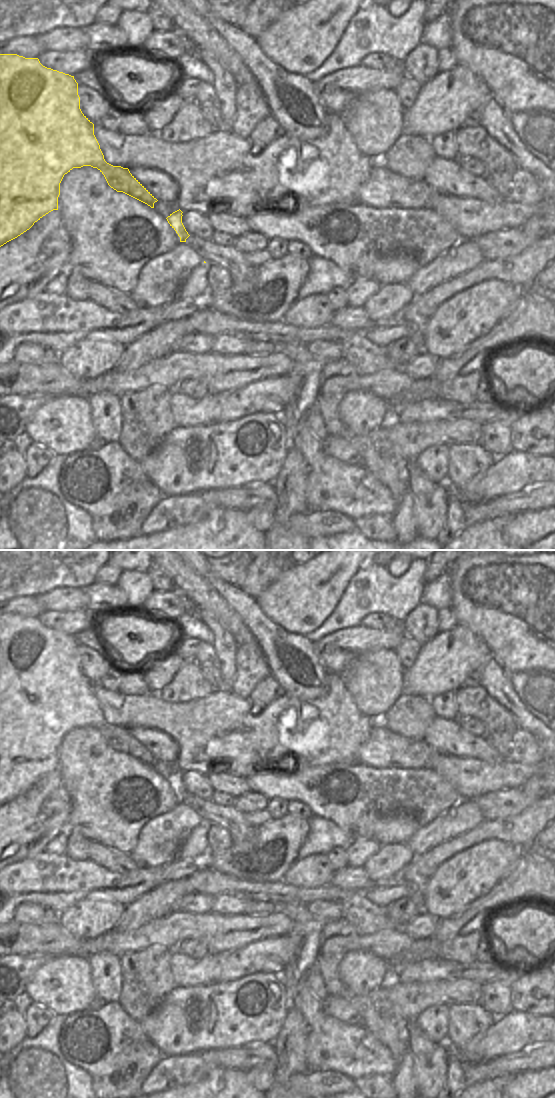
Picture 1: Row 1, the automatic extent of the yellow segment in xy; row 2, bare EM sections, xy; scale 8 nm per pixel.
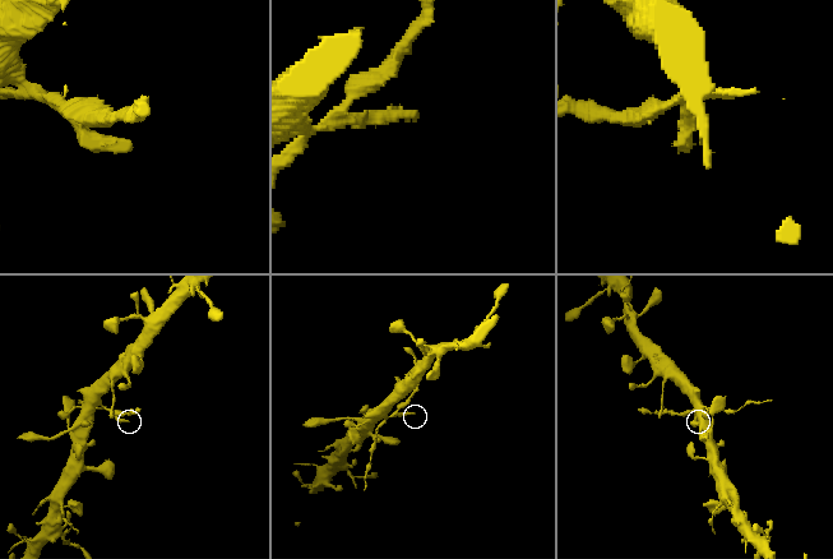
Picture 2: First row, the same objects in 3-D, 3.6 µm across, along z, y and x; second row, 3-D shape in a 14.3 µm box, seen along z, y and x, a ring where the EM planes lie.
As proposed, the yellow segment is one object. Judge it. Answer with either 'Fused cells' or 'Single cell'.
Fused cells

